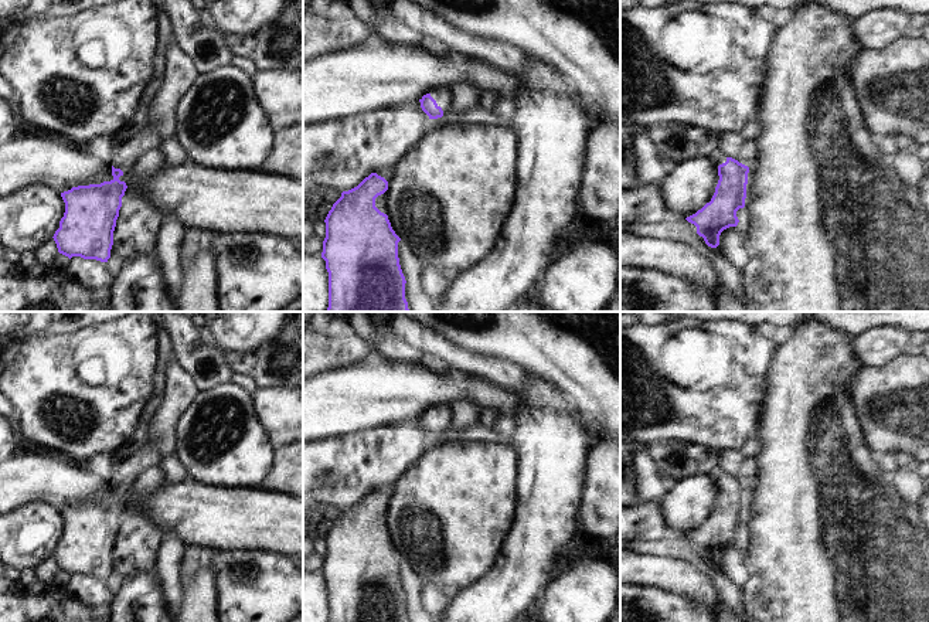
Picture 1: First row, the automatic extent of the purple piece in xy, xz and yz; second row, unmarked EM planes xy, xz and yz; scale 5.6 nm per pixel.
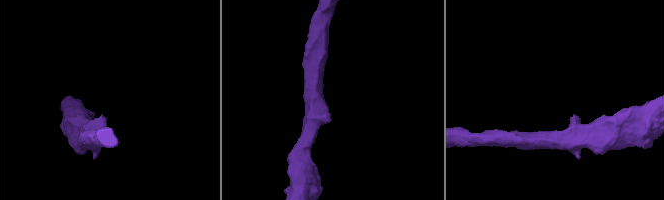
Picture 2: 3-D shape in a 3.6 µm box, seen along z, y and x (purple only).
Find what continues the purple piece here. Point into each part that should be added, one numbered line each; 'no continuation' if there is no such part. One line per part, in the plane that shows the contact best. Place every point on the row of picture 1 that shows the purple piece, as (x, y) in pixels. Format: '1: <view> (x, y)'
1: xz (442, 95)

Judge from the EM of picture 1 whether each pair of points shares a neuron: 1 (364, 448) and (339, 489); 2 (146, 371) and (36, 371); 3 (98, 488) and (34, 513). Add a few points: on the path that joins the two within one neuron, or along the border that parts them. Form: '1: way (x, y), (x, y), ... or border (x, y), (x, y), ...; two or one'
1: way (360, 458), (339, 479); one
2: way (119, 397), (80, 397), (63, 391); one
3: border (19, 506), (48, 503), (60, 512); two

